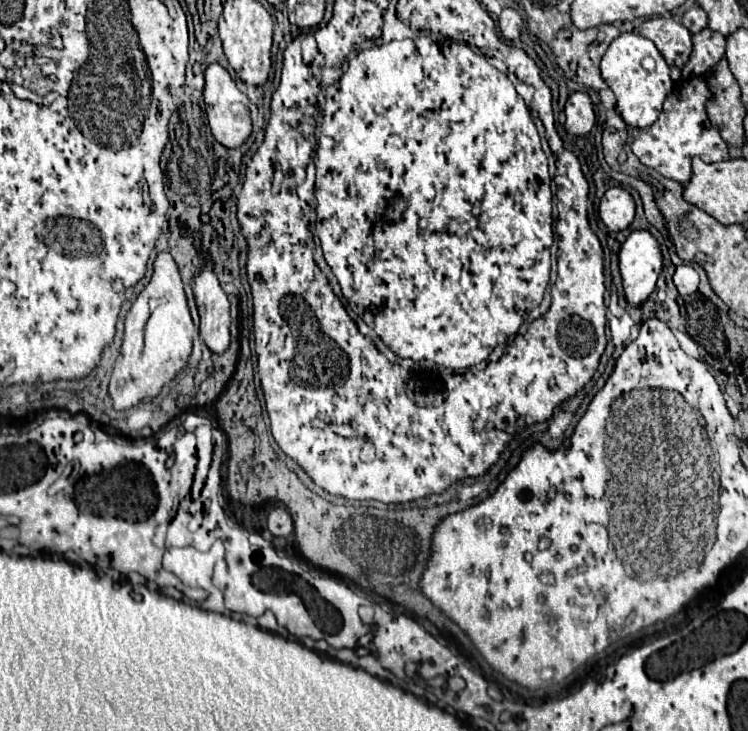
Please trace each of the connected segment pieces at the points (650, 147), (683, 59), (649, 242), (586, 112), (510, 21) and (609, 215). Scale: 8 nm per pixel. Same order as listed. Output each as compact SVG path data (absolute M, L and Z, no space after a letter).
M685 79L681 81L681 87L677 87L663 103L663 111L659 113L657 121L641 129L631 145L633 153L639 157L639 161L655 171L659 171L663 177L669 177L681 185L685 185L691 179L691 159L701 157L705 163L723 161L729 159L727 143L717 135L715 127L707 119L705 101L711 97L711 91L707 87L707 79Z
M671 17L643 21L637 33L655 43L667 65L683 67L691 55L691 33Z
M631 231L619 251L619 273L623 281L625 299L629 305L639 307L653 293L661 273L663 255L649 231Z
M573 93L565 103L565 131L575 137L583 137L595 123L593 103L587 93Z
M503 9L499 15L499 29L503 33L505 39L513 41L521 35L521 27L523 27L523 19L515 9Z
M611 187L605 191L599 203L599 219L609 231L623 231L635 217L635 201L623 187Z

